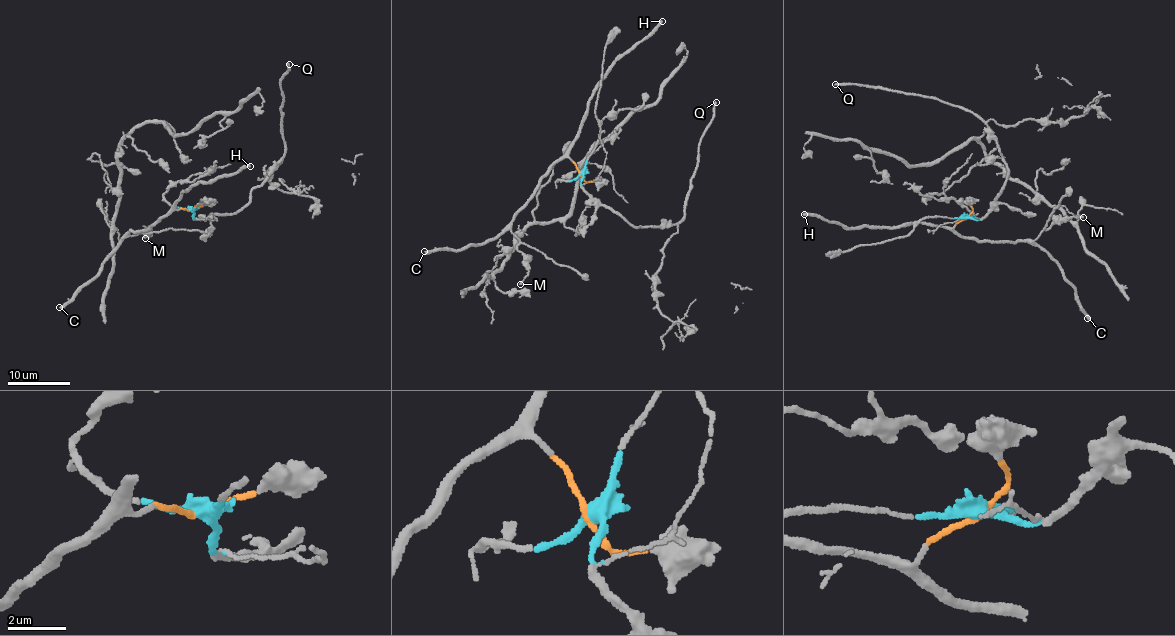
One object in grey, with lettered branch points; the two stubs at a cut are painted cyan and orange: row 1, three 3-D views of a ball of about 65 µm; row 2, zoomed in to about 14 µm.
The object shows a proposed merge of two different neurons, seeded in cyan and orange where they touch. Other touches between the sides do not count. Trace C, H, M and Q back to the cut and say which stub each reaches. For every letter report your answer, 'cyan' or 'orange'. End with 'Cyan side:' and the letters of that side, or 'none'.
C: orange
H: orange
M: orange
Q: cyan
Cyan side: Q

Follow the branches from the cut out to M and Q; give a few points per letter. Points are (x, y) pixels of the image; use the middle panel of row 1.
M: (580, 174), (568, 158), (561, 158), (514, 217), (512, 233), (518, 240), (518, 250), (528, 271), (521, 284)
Q: (580, 174), (581, 186), (636, 229), (664, 228), (680, 220), (697, 163), (700, 138), (715, 101)

